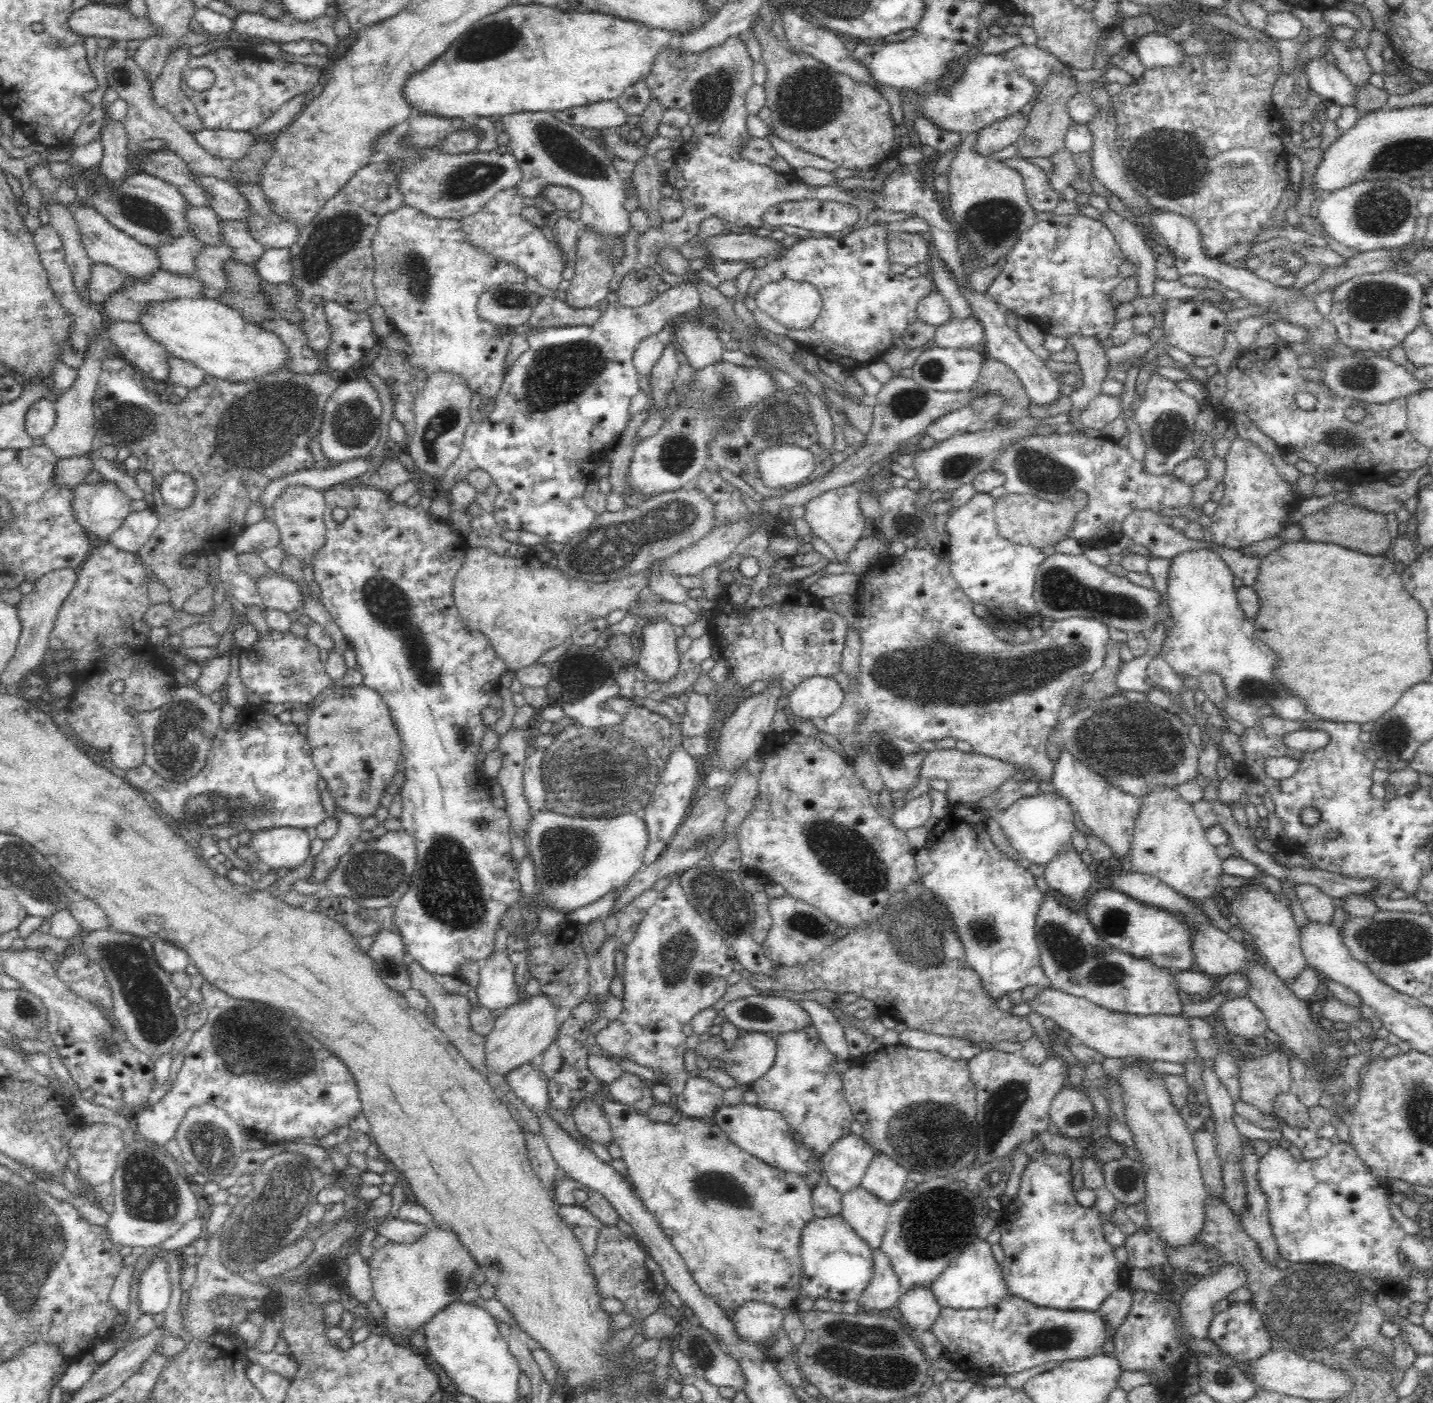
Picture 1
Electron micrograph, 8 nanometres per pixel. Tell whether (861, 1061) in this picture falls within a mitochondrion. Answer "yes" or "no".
no

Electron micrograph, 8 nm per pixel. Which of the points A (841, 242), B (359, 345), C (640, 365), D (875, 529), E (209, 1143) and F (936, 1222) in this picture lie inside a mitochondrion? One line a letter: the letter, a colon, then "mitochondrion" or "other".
A: other
B: other
C: other
D: other
E: mitochondrion
F: mitochondrion

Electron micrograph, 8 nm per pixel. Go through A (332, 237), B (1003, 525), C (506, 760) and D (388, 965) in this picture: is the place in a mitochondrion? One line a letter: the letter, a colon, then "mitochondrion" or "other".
A: mitochondrion
B: other
C: other
D: mitochondrion

